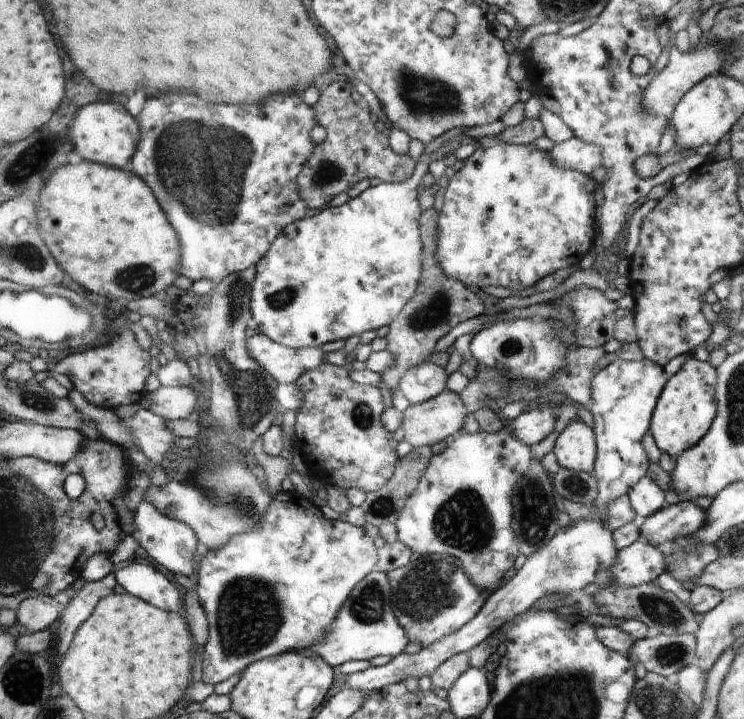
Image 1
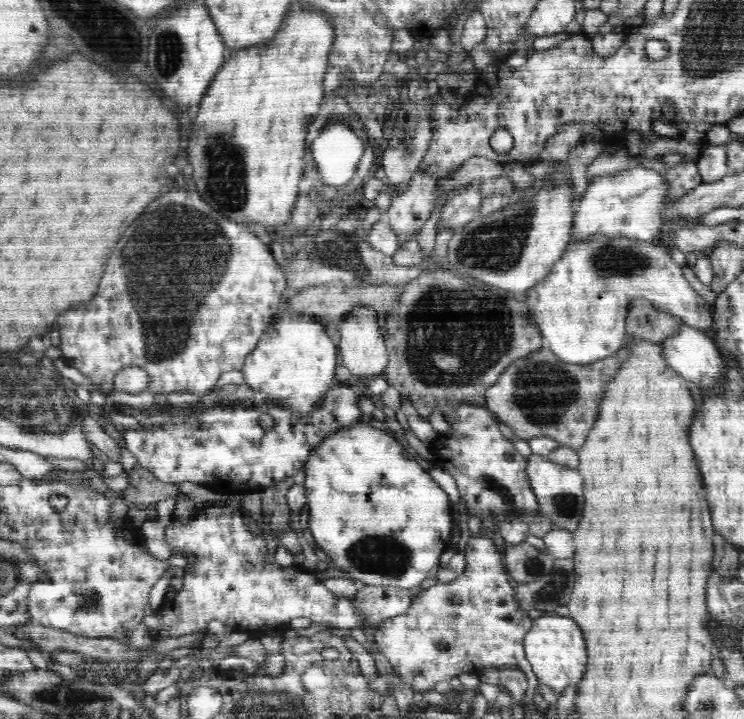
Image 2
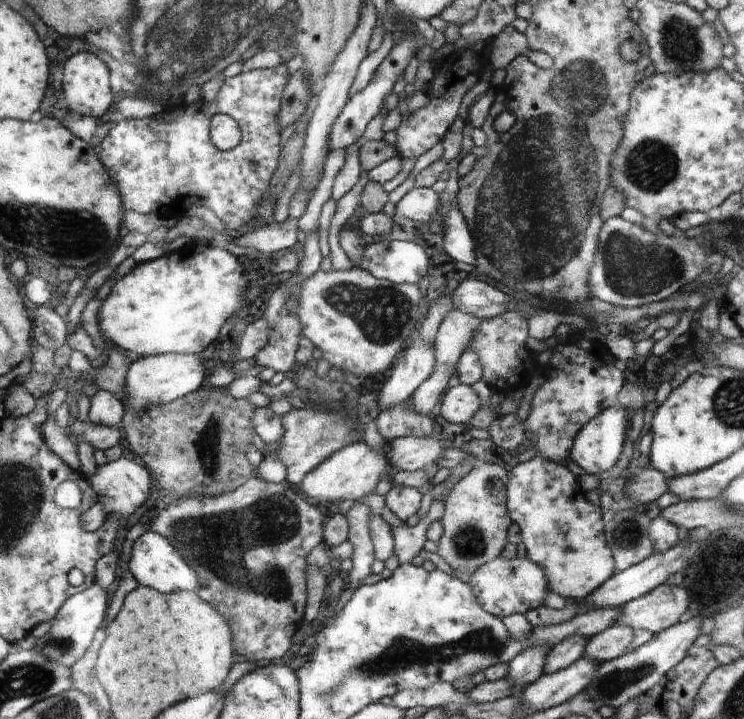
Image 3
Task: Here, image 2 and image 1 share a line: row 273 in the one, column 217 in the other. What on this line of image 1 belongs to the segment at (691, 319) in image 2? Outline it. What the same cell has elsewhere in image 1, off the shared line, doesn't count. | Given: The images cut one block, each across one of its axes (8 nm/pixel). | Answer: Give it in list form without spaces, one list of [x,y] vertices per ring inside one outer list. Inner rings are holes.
[[[279,491],[273,494],[266,512],[264,512],[258,526],[250,528],[250,532],[244,532],[238,536],[232,536],[224,546],[208,550],[200,561],[198,566],[198,581],[196,592],[199,596],[199,602],[205,611],[209,624],[209,636],[206,641],[203,661],[202,661],[202,678],[201,681],[210,684],[220,684],[234,674],[240,674],[247,666],[250,666],[257,660],[262,660],[270,656],[276,656],[283,652],[309,650],[310,646],[318,644],[322,640],[322,636],[326,634],[326,630],[330,628],[330,624],[334,622],[338,614],[338,610],[342,608],[342,604],[354,587],[369,573],[375,570],[378,560],[376,547],[373,538],[370,537],[364,527],[356,528],[348,521],[331,520],[324,517],[320,508],[314,505],[310,500],[304,498],[298,491],[291,492]]]

